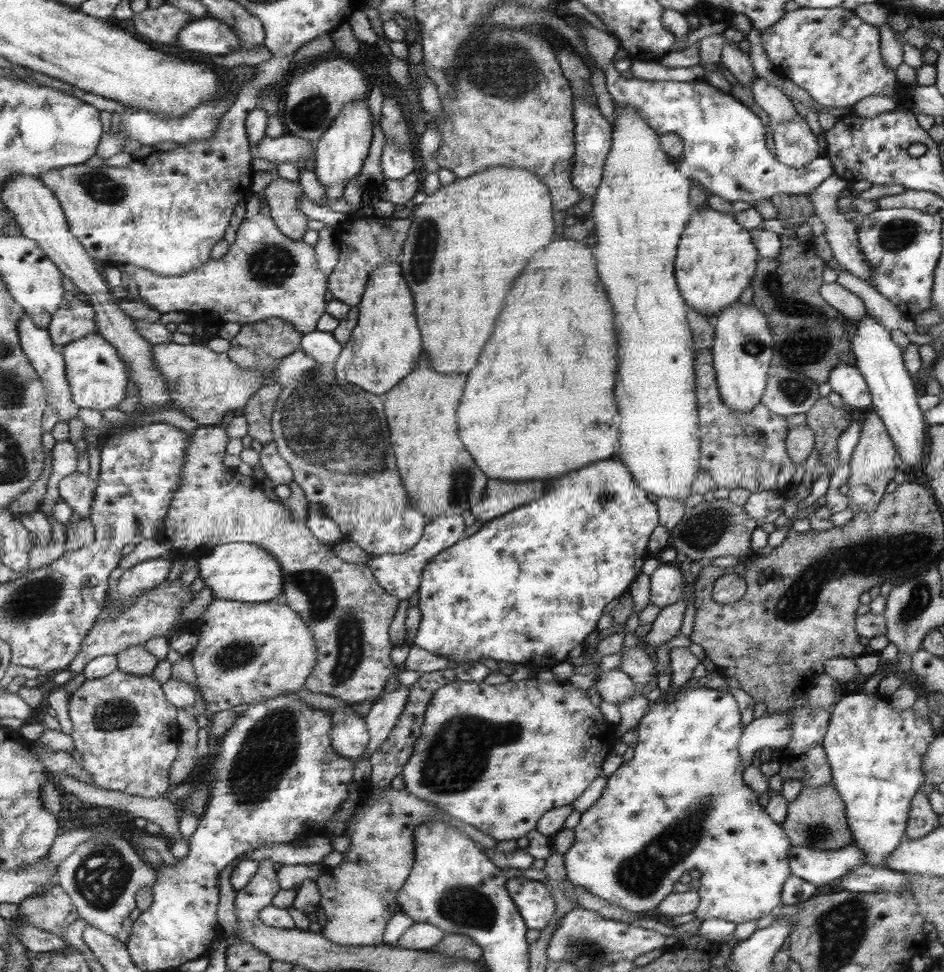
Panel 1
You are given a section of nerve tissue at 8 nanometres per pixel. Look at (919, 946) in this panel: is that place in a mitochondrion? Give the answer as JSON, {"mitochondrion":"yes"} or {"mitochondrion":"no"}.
{"mitochondrion":"no"}

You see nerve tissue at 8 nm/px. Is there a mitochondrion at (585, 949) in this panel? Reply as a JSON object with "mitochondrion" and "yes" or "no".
{"mitochondrion":"yes"}

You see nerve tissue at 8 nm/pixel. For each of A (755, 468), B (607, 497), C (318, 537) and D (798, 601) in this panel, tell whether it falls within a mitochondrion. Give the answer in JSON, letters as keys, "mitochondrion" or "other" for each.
{"A":"other","B":"mitochondrion","C":"other","D":"mitochondrion"}

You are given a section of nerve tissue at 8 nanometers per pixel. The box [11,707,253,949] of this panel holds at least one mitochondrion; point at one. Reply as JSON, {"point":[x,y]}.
{"point":[100,878]}

